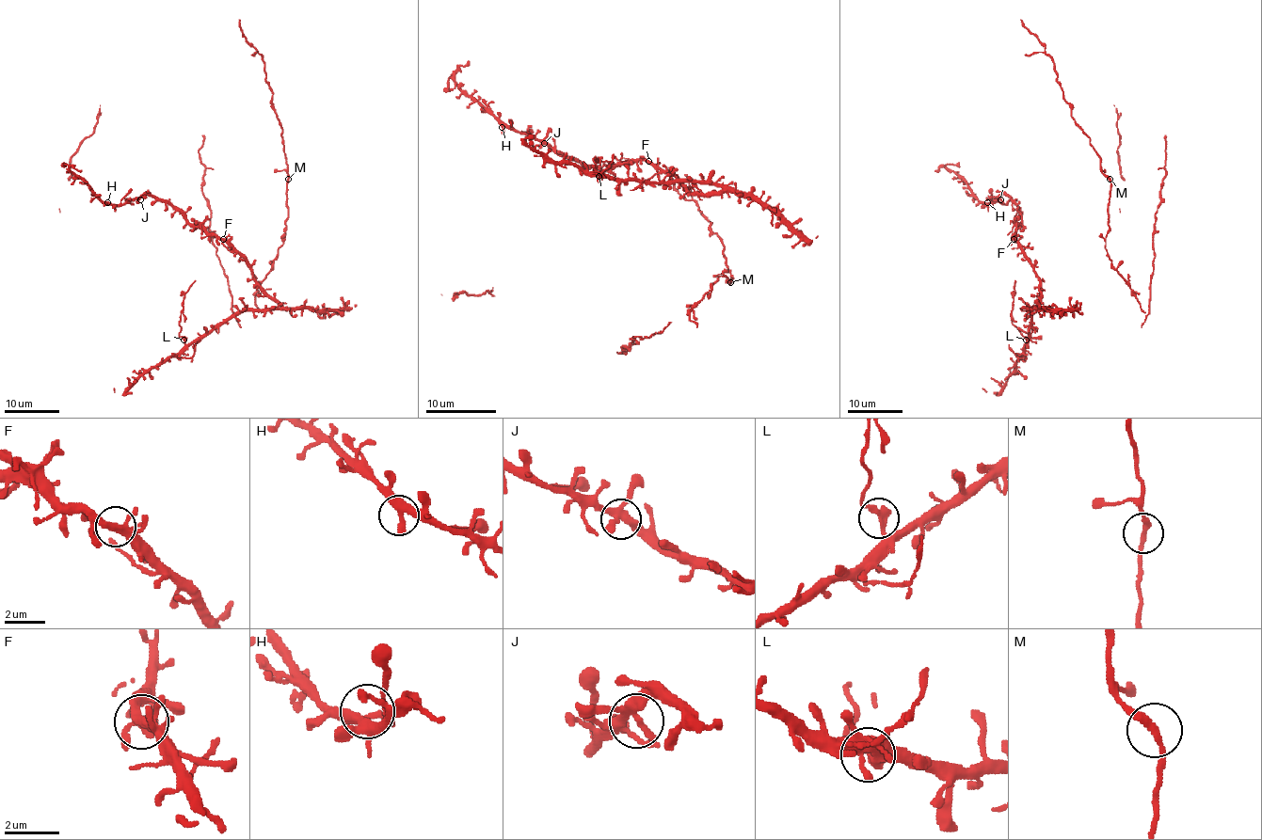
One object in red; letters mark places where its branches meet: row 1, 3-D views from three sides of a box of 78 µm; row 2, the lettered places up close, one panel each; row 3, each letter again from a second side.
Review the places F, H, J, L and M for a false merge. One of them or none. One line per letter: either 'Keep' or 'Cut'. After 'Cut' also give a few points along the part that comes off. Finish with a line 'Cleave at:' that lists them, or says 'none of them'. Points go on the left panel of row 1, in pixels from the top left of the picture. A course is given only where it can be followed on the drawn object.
F: Keep
H: Keep
J: Keep
L: Cut. Course of the part to remove: (183, 340), (179, 324), (184, 293), (196, 280)
M: Keep
Cleave at: L

